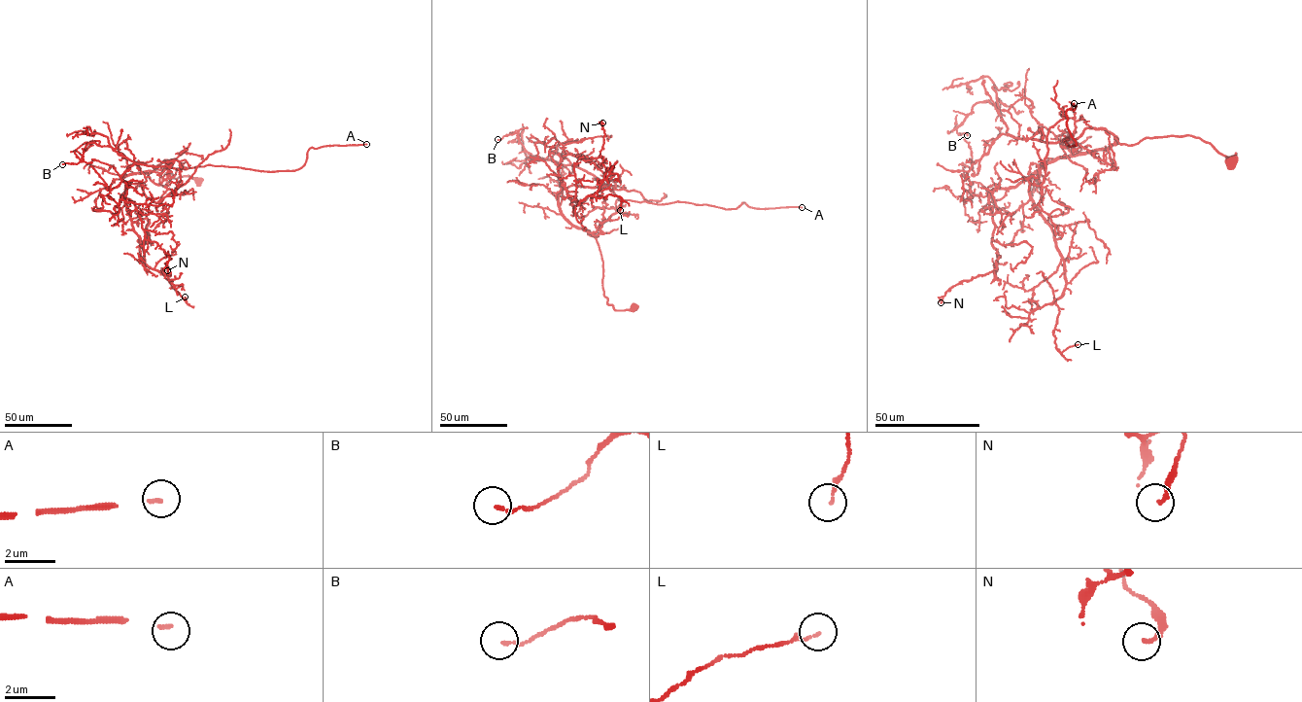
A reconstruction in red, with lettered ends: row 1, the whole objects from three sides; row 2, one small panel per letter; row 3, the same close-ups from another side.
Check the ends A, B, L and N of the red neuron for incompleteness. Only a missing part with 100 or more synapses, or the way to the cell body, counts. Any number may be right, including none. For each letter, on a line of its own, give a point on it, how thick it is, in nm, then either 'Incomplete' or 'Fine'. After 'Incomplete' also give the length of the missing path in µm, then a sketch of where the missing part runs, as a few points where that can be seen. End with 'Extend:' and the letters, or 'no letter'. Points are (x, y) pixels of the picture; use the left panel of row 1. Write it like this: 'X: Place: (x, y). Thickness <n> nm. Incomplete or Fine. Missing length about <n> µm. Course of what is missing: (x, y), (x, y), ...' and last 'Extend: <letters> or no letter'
A: Place: (366, 144). Thickness 110 nm. Incomplete. Missing length about 180 µm
B: Place: (62, 164). Thickness 110 nm. Fine
L: Place: (185, 297). Thickness 90 nm. Fine
N: Place: (167, 270). Thickness 140 nm. Fine
Extend: A

